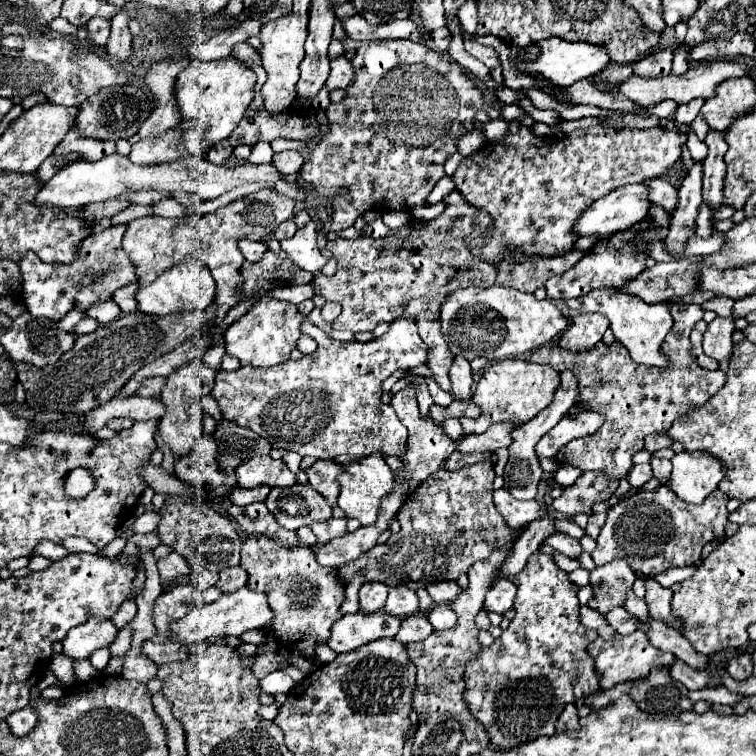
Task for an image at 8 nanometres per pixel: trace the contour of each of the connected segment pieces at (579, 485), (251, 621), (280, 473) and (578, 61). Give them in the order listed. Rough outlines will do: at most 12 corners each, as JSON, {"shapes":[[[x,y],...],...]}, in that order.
{"shapes":[[[584,472],[564,488],[552,508],[560,514],[594,514],[596,502],[608,502],[616,484]],[[240,588],[194,606],[170,624],[170,638],[194,644],[264,628],[262,592]],[[252,456],[236,468],[242,488],[296,482],[282,460]],[[536,42],[542,54],[534,64],[512,62],[524,72],[542,72],[552,84],[568,88],[596,76],[610,62],[604,46]]]}

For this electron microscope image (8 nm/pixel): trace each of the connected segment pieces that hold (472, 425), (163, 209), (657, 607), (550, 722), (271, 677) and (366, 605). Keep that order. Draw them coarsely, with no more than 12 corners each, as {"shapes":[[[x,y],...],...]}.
{"shapes":[[[518,358],[484,370],[472,400],[480,418],[464,434],[498,422],[528,422],[552,402],[560,376]],[[174,198],[152,204],[156,216],[180,218],[186,208]],[[654,578],[646,584],[646,604],[652,616],[676,628],[670,614],[672,590]],[[534,552],[464,670],[490,744],[552,736],[600,690],[578,586]],[[286,672],[260,680],[260,690],[272,696],[288,694],[294,681]],[[366,582],[360,588],[360,608],[372,614],[384,608],[388,586]]]}

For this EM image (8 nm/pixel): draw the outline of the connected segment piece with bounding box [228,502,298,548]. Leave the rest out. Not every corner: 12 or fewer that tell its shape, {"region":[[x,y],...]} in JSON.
{"region":[[264,502],[230,506],[246,534],[266,536],[282,548],[298,542]]}

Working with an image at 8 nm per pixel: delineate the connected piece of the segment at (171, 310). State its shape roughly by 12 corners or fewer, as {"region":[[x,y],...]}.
{"region":[[200,262],[174,266],[136,292],[154,316],[202,312],[216,284]]}

